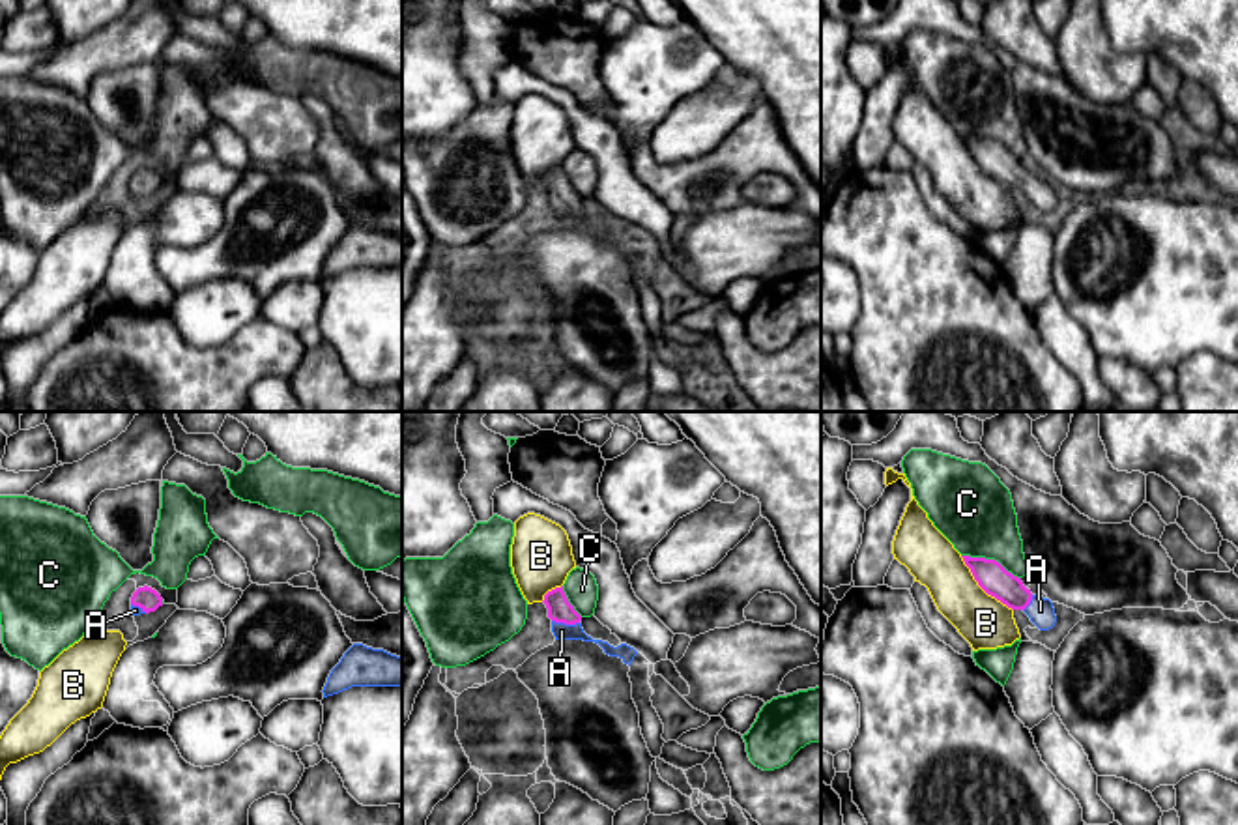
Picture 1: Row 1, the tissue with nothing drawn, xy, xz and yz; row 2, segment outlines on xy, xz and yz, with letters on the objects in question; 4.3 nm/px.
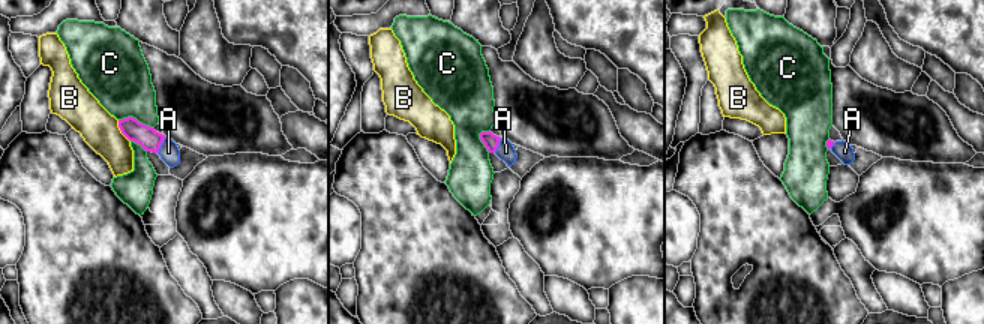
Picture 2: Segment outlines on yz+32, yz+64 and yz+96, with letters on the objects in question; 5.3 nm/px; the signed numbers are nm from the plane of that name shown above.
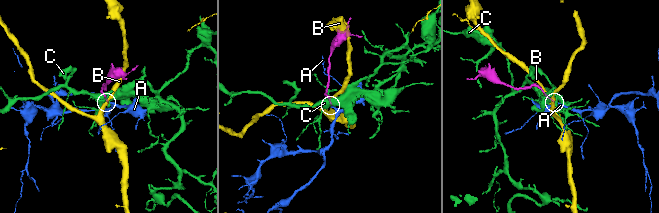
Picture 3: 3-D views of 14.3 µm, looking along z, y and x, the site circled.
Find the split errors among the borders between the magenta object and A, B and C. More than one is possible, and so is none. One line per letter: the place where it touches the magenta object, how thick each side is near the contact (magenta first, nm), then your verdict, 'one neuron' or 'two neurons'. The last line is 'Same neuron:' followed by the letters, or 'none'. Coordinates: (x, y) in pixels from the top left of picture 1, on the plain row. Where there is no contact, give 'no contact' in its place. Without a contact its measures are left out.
A: contact xz (565, 204); calibres 110 and 70 nm; one neuron
B: contact yz (982, 169); calibres 140 and 220 nm; two neurons
C: contact yz (992, 141); calibres 140 and 340 nm; two neurons
Same neuron: A

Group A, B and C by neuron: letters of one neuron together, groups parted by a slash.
A / B / C

